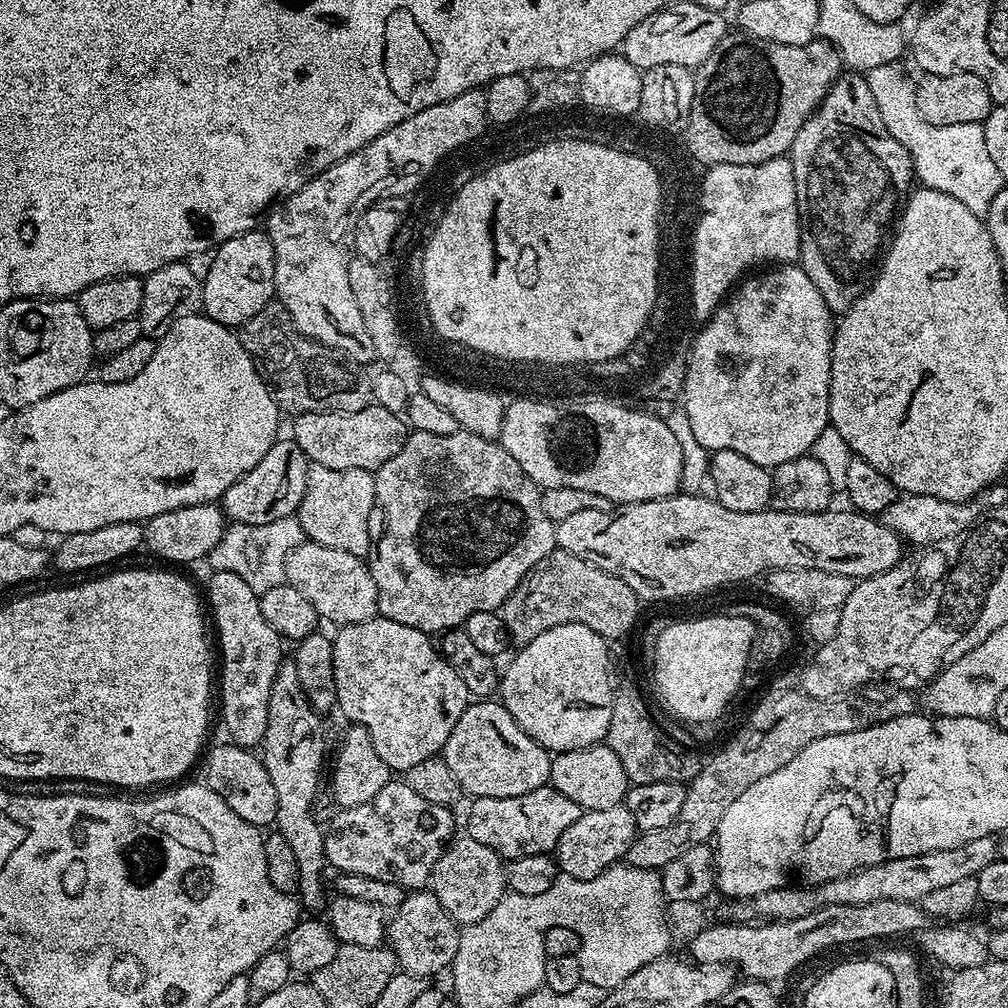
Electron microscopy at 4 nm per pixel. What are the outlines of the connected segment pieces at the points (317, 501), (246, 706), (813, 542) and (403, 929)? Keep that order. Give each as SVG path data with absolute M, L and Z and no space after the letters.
M312 464L306 474L306 494L302 494L302 502L295 518L311 543L318 546L330 546L330 550L346 550L346 554L364 558L374 548L372 516L374 520L376 511L376 477L373 473L366 470L330 470L330 466Z
M213 571L211 575L212 577L208 580L208 600L206 596L206 604L210 609L211 619L212 616L216 619L216 632L220 635L220 652L218 648L218 708L220 704L220 712L224 715L224 728L228 731L227 739L231 741L231 743L237 744L240 748L252 750L263 741L264 735L266 734L266 718L268 717L268 707L270 706L270 690L274 686L274 674L278 674L278 666L282 659L282 653L280 653L282 638L269 626L266 622L266 618L262 618L262 606L260 605L258 593L254 590L250 590L250 586L246 586L246 582L242 582L242 578L238 578L238 574Z
M677 494L650 502L618 504L610 510L581 510L556 524L556 546L559 551L574 554L590 566L598 566L606 574L626 582L641 601L676 600L679 596L696 596L723 584L748 580L759 572L769 574L776 569L809 567L846 575L853 582L877 576L890 570L902 559L900 535L884 525L883 519L855 510L848 512L743 512L726 510L720 501L708 496Z
M416 890L405 895L402 903L394 910L393 918L390 920L390 947L396 954L399 967L410 977L436 976L440 971L447 969L452 960L458 954L458 942L460 941L461 929L452 920L450 914L442 908L438 898L431 890Z

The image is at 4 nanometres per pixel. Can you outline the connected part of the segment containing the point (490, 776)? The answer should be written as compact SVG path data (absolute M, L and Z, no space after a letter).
M492 698L469 703L468 709L454 722L442 753L450 774L460 783L461 793L469 797L514 798L545 787L552 778L552 756L548 749L534 742L514 722L503 704Z

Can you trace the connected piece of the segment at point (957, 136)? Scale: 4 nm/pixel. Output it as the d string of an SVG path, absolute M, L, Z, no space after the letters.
M903 63L874 66L867 73L868 89L882 114L884 129L892 135L912 158L917 181L925 188L942 190L950 198L958 198L970 214L984 218L994 202L994 194L1005 187L1002 174L990 158L981 122L962 122L958 126L938 126L926 122L918 110L917 85L904 73Z

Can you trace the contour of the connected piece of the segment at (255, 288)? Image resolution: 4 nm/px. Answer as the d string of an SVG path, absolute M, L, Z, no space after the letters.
M264 230L244 232L221 244L214 251L214 263L210 266L210 274L206 274L202 281L203 315L209 316L214 322L229 326L239 326L254 318L254 314L273 303L276 295L275 261L274 246Z

